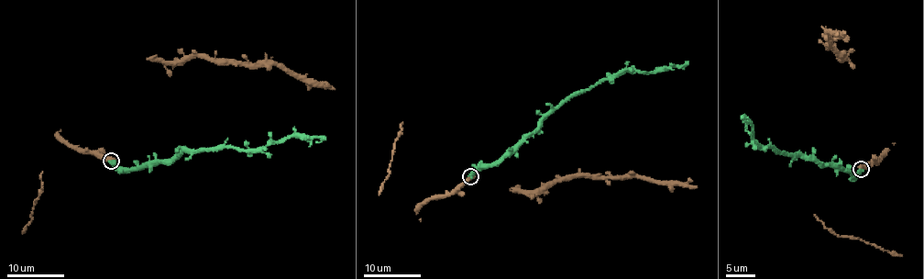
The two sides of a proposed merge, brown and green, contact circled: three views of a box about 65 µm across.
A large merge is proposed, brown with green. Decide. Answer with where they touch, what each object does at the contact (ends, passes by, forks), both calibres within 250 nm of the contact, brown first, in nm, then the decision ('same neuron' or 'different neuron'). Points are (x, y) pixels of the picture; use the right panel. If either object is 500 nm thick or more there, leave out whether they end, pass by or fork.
at (861, 169); 550 nm thick on the brown side, 360 nm on the other; same neuron

